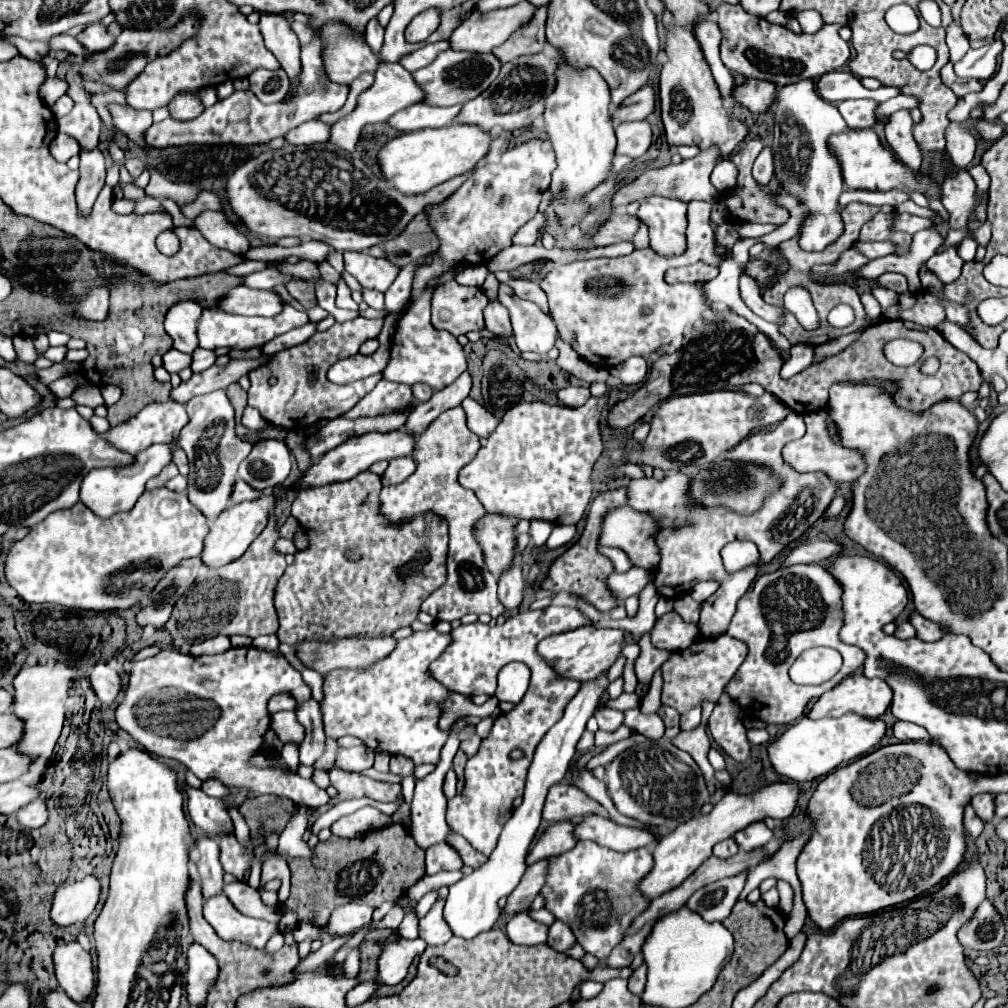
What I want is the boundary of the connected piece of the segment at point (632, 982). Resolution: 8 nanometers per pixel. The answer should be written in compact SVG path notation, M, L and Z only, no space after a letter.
M640 965L638 969L632 971L632 975L628 977L628 989L634 995L642 995L644 993L644 985L646 985L646 965Z

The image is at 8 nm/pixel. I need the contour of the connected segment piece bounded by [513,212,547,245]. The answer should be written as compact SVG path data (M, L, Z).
M537 212L533 219L526 225L522 226L513 237L513 244L533 245L538 237L541 229L547 222L547 217L542 212Z

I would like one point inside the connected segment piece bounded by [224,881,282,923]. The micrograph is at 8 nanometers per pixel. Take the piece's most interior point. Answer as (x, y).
(247, 900)

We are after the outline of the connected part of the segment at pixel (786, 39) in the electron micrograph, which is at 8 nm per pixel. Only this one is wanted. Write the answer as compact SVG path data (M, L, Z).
M720 3L712 7L712 11L718 15L718 27L722 31L722 63L734 73L772 81L776 85L790 85L802 79L818 79L822 73L840 69L850 61L850 45L840 39L838 24L825 24L814 35L798 35L762 17L748 15L740 5Z

